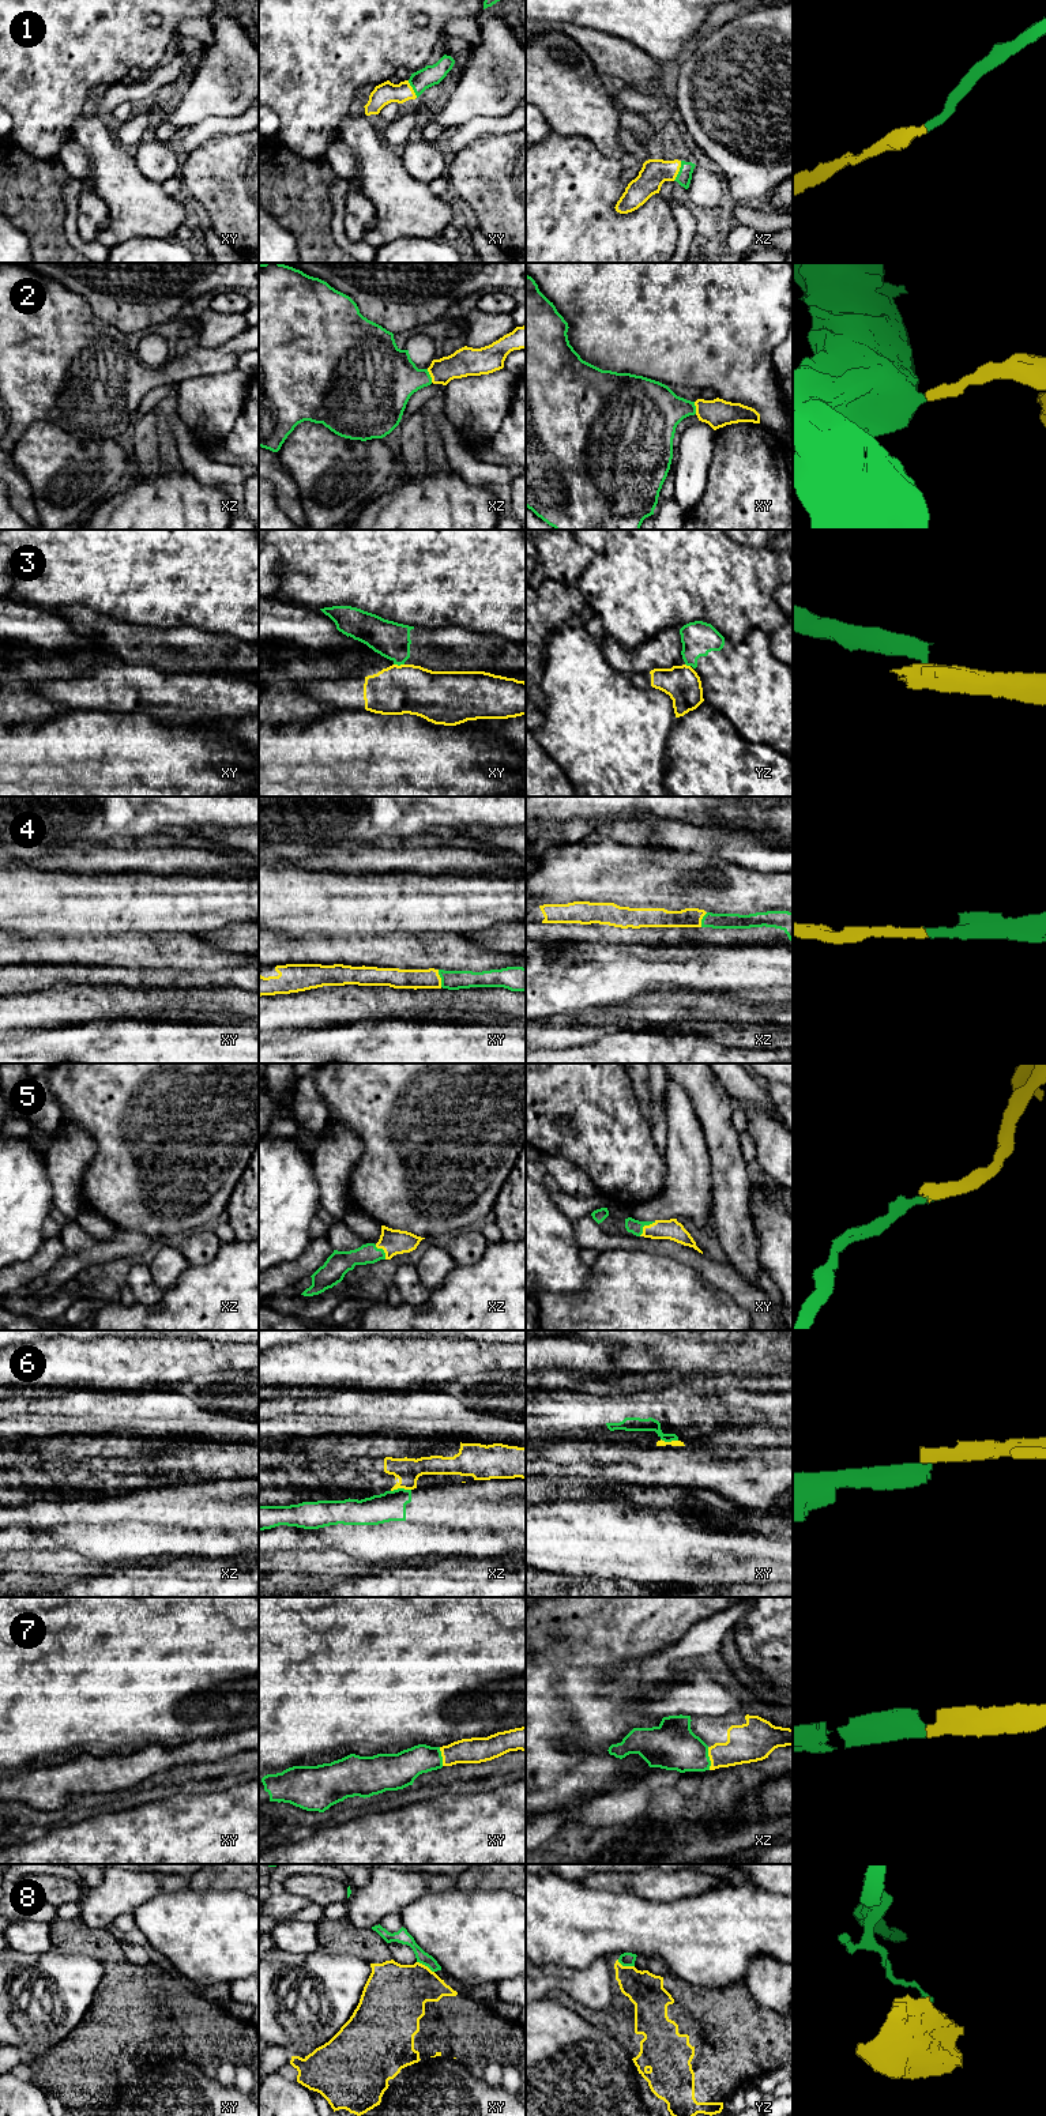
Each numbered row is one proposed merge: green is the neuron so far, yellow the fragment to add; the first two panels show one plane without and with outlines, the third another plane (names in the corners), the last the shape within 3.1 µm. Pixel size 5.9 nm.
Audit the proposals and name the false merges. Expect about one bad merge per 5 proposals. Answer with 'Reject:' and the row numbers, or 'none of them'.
Reject: 3, 6, 8

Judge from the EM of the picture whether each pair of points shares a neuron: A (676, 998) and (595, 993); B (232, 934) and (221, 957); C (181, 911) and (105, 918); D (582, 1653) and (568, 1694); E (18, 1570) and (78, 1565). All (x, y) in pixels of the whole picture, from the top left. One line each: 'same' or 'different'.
A: different
B: different
C: same
D: different
E: same

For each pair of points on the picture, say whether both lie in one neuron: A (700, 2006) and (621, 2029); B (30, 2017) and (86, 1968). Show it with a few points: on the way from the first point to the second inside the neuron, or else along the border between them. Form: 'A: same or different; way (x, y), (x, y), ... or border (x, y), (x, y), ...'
A: same; way (681, 2022), (640, 2022)
B: same; way (51, 2018), (60, 2018), (75, 2003), (75, 1988)

